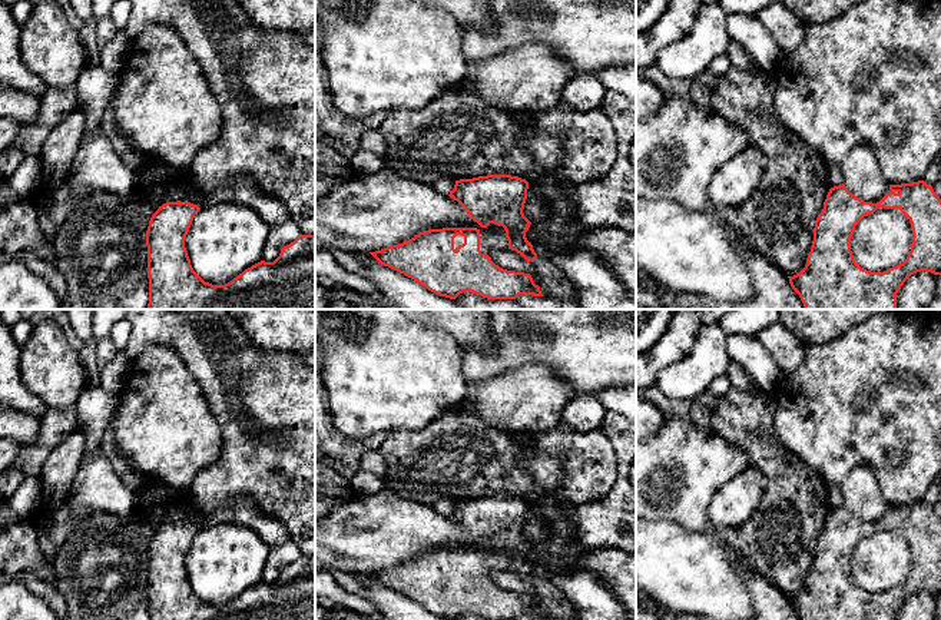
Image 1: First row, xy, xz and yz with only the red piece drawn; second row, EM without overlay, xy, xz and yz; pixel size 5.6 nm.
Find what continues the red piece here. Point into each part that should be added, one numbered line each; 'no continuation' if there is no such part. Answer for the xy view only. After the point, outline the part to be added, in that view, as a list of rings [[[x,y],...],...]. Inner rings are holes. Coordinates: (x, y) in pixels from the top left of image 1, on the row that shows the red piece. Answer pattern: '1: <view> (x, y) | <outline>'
no continuation

